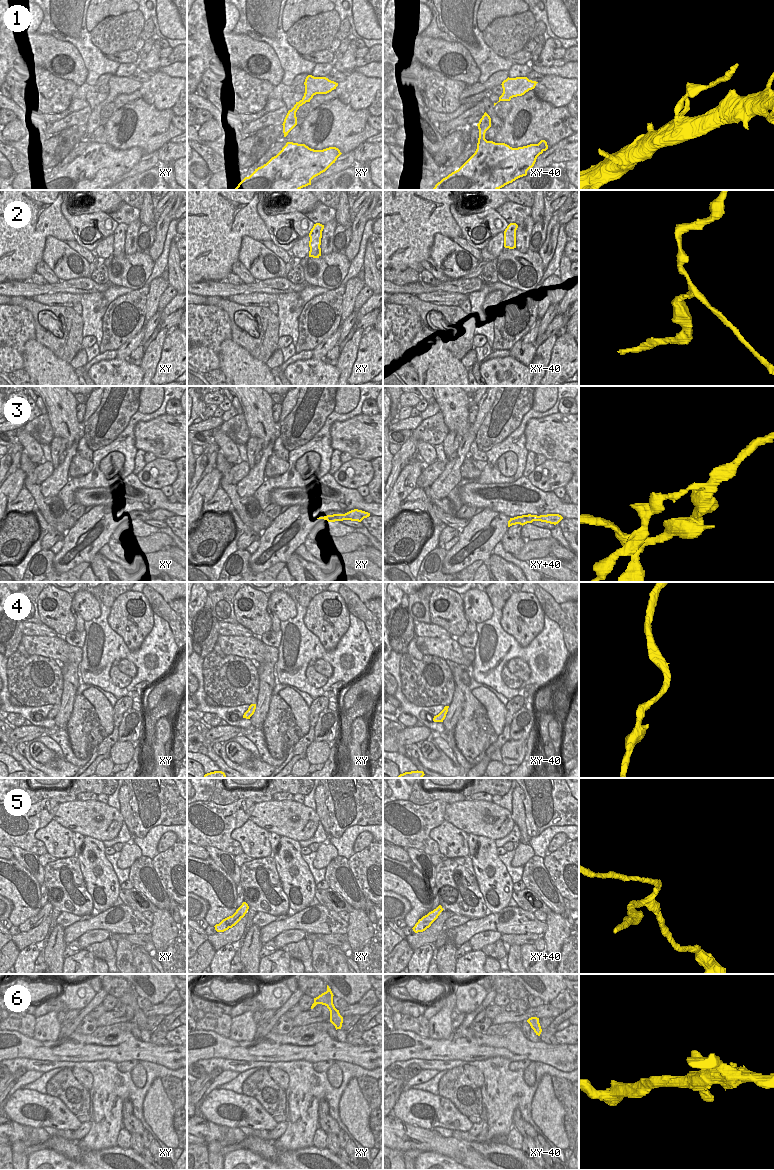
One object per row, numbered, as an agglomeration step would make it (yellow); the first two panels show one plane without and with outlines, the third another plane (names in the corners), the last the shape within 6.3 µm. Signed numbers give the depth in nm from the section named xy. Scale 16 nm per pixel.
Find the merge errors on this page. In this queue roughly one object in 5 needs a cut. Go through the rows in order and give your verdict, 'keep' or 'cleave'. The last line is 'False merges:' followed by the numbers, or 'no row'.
1: cleave
2: keep
3: cleave
4: keep
5: keep
6: keep
False merges: 1, 3

